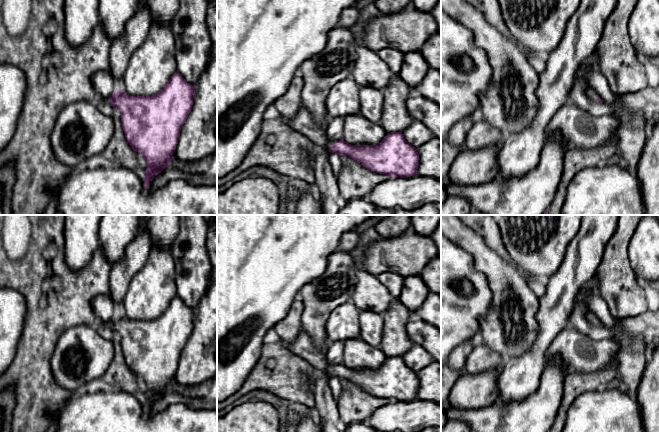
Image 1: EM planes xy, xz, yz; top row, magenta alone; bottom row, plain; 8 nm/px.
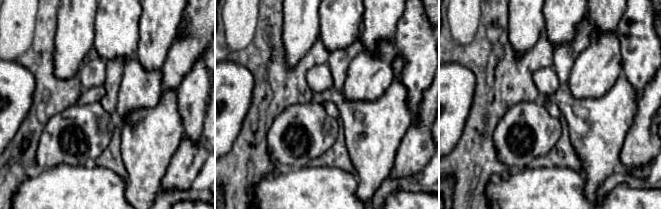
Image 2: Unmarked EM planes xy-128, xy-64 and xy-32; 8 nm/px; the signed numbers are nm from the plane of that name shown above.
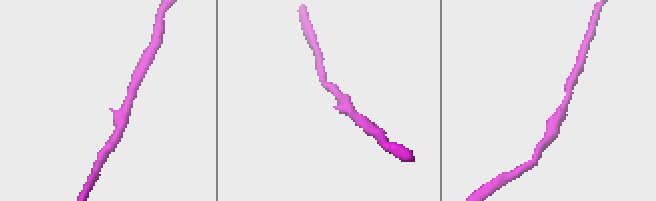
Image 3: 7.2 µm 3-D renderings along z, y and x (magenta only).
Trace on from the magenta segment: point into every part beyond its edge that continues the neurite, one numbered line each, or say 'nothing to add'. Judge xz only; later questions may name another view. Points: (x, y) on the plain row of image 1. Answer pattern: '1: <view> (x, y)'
1: xz (303, 346)

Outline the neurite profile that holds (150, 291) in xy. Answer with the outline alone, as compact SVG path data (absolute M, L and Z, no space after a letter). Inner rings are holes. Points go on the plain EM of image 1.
M151 247L143 268L133 277L122 301L123 314L131 320L157 318L177 296L171 248Z

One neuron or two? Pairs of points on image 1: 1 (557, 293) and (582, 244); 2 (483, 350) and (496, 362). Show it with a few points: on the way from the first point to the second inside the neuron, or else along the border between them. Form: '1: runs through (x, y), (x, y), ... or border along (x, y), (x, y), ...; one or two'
1: runs through (569, 280), (576, 278), (582, 257); one
2: runs through (486, 353), (493, 360); one

